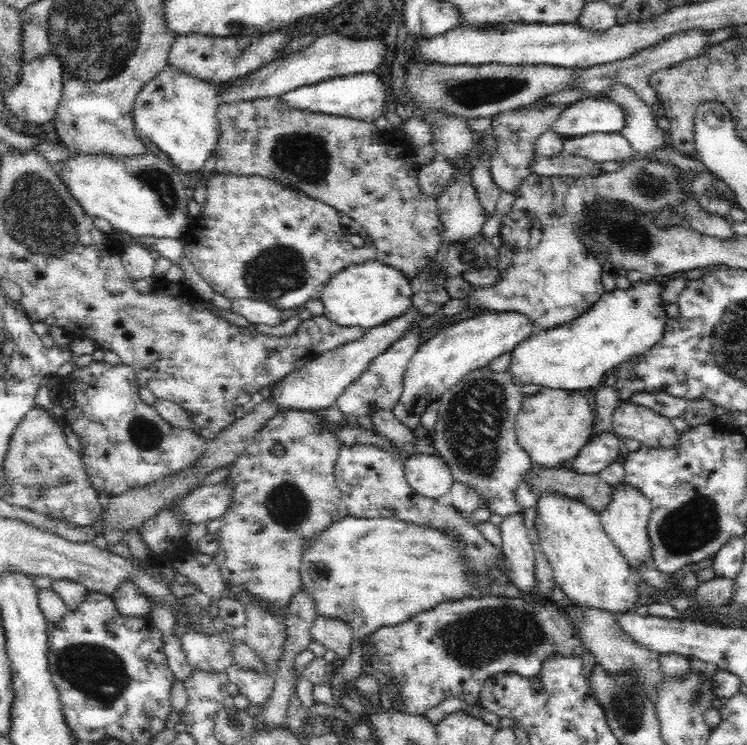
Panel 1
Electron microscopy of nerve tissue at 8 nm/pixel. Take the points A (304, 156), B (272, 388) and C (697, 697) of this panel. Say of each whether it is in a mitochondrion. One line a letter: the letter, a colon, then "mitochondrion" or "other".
A: mitochondrion
B: other
C: mitochondrion

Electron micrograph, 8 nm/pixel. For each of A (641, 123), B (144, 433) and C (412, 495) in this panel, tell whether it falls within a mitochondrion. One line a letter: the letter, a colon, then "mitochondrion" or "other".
A: other
B: mitochondrion
C: other

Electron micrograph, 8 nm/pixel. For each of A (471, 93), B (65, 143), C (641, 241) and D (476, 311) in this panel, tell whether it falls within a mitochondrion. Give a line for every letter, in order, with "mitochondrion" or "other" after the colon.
A: mitochondrion
B: other
C: mitochondrion
D: other

